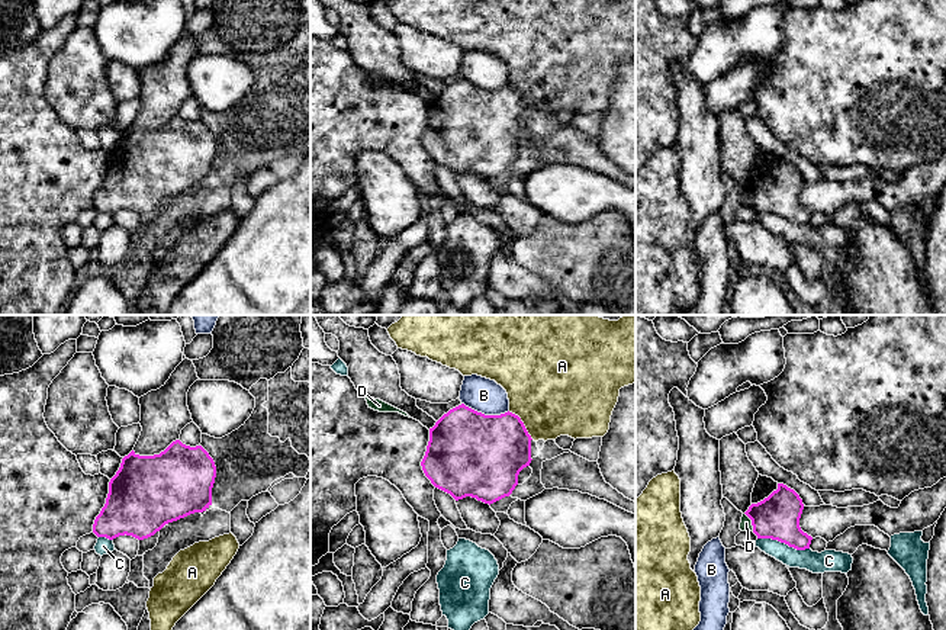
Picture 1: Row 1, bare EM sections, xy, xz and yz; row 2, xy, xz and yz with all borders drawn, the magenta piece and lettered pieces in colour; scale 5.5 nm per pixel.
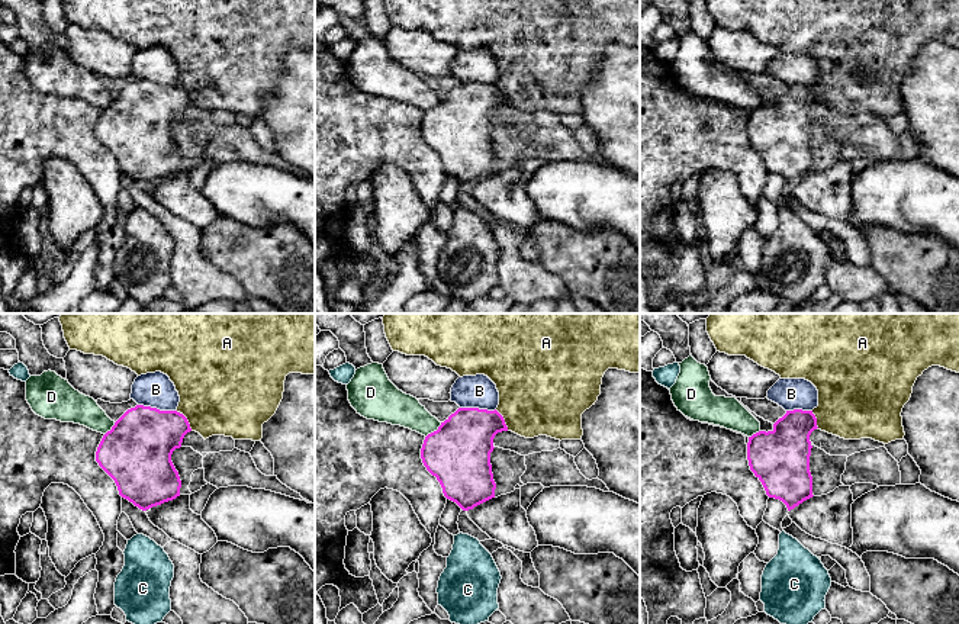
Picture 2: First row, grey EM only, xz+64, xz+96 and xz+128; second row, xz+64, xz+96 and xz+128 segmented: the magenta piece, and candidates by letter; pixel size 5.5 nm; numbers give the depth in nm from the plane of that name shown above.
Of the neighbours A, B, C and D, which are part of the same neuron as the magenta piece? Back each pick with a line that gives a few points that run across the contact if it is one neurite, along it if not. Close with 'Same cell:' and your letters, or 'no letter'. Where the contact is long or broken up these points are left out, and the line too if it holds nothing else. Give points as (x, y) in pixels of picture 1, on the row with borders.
Same cell: no letter

